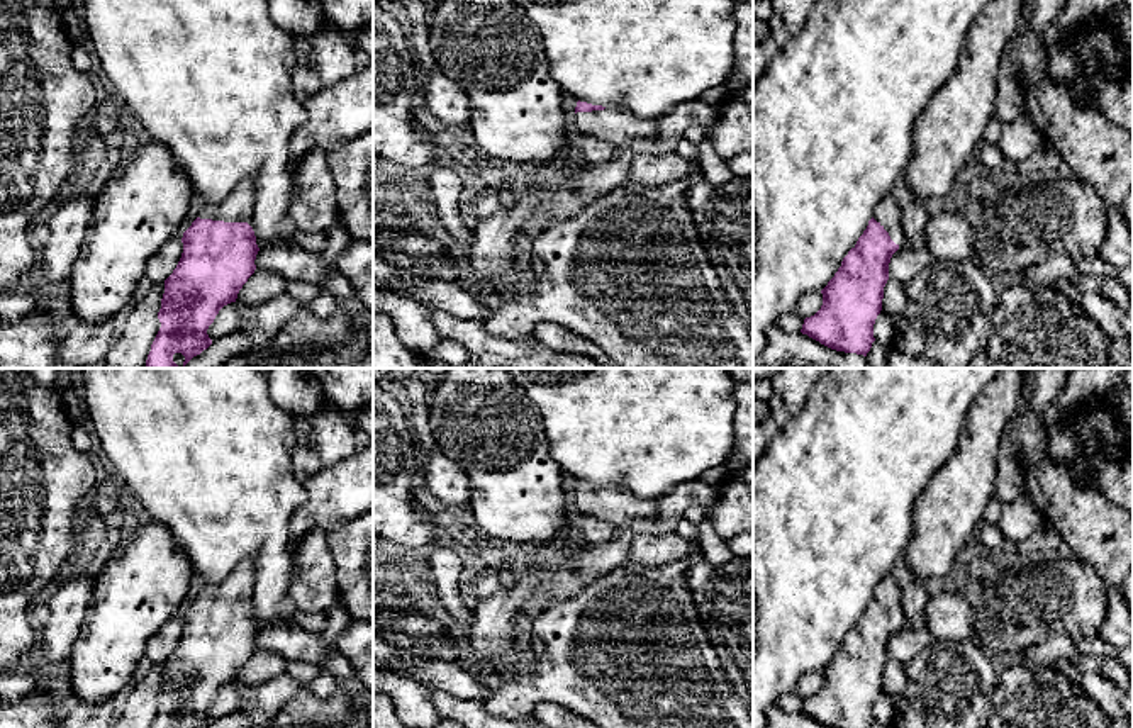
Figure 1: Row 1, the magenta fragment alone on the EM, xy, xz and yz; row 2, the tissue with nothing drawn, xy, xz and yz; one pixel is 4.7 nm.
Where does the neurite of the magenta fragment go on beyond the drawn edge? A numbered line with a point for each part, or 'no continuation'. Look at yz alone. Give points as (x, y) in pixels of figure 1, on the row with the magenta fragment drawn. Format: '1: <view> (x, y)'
1: yz (887, 212)

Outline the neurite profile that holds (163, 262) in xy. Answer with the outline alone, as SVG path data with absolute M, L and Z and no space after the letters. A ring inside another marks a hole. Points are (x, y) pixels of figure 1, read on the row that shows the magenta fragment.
M178 238L168 239L146 263L146 277L153 283L165 282L176 268L183 253L183 243Z

